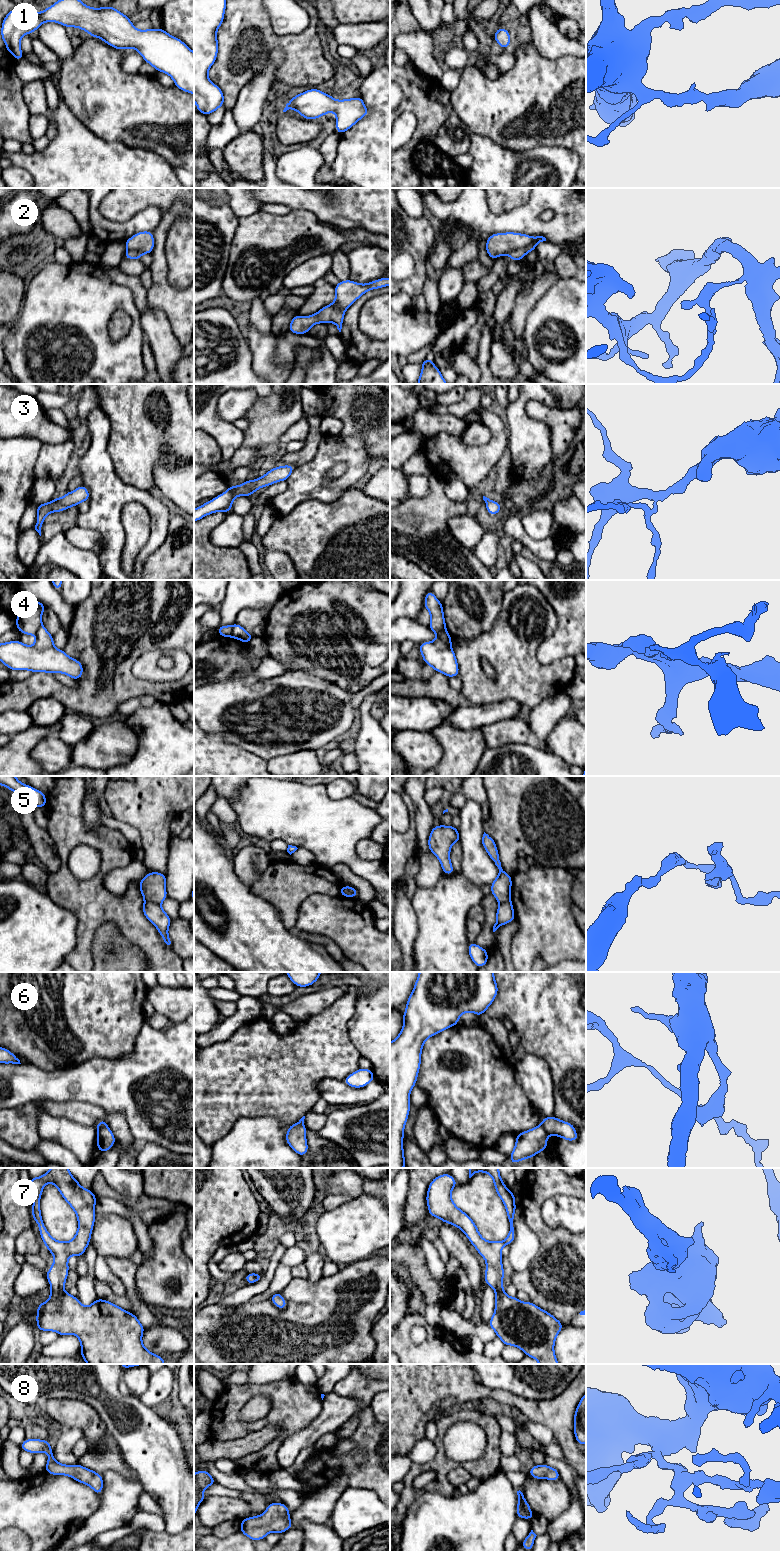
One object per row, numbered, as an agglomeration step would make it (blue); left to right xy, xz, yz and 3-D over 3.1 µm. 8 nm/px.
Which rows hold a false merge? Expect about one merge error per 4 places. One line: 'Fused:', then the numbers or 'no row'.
Fused: 2, 4, 5, 6

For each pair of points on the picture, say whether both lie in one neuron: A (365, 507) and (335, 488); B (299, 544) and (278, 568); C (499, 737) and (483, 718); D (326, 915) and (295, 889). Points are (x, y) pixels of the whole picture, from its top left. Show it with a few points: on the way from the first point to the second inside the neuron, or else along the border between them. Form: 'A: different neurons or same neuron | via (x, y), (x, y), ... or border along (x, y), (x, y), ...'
A: different neurons | border along (353, 487), (346, 490), (335, 500), (322, 502)
B: different neurons | border along (267, 550), (283, 551), (290, 558), (295, 569)
C: different neurons | border along (511, 718), (497, 720), (481, 728)
D: different neurons | border along (328, 895), (309, 895), (302, 902), (296, 920)

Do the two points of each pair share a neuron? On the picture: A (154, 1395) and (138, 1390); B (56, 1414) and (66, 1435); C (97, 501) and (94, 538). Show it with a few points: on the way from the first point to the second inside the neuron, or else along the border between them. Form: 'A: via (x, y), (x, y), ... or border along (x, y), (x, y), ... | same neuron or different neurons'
A: border along (151, 1374), (147, 1389), (139, 1397) | different neurons
B: border along (62, 1428), (77, 1427), (82, 1432), (83, 1437) | different neurons
C: border along (76, 524), (94, 529), (100, 535), (99, 554) | different neurons

